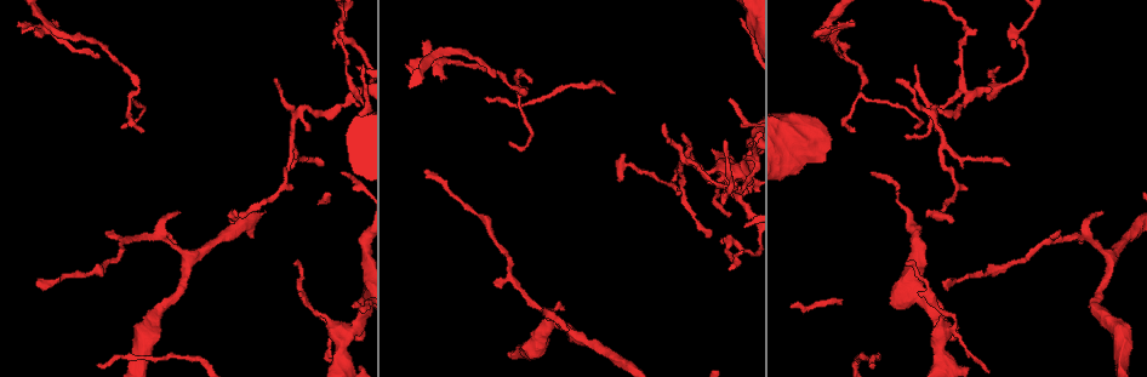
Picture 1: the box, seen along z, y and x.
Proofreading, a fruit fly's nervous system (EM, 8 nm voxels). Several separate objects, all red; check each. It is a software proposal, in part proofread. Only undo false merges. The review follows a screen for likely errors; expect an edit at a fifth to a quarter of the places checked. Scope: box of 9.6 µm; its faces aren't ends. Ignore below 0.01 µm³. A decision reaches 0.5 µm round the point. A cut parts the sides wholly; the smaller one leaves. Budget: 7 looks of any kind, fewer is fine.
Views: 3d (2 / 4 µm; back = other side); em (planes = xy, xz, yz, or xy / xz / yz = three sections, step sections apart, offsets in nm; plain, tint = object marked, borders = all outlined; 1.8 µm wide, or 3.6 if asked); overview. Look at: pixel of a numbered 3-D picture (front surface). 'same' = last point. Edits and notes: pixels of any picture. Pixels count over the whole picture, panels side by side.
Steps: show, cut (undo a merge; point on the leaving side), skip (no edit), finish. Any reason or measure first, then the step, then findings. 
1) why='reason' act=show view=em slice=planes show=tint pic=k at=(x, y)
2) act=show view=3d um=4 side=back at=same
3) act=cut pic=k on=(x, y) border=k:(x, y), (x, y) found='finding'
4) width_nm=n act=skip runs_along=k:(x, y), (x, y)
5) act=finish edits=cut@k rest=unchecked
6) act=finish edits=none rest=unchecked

why='sharp bend' act=show view=em um=3.6 slice=planes show=tint pic=1 at=(680, 170)

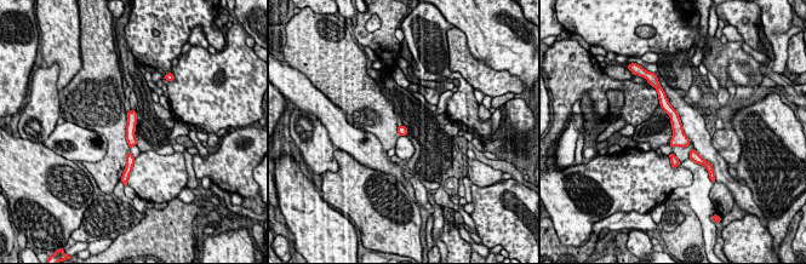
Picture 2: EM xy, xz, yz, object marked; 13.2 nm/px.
act=skip runs_along=2:(662, 97), (685, 143) found='continuous, no second neuron'

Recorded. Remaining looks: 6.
act=show view=em slice=xy step=4 show=tint pic=1 at=(240, 215)

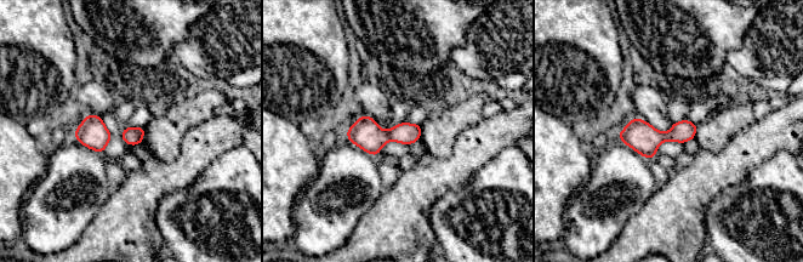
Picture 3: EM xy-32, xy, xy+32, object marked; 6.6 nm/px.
act=show view=em slice=planes show=tint at=same

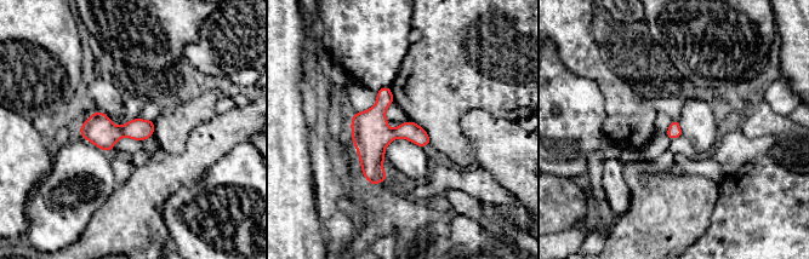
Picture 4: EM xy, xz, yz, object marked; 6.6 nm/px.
act=skip found='continuous, no second neuron'

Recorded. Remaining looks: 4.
why='abrupt turn' act=show view=em slice=xz step=4 show=tint pic=1 at=(342, 37)

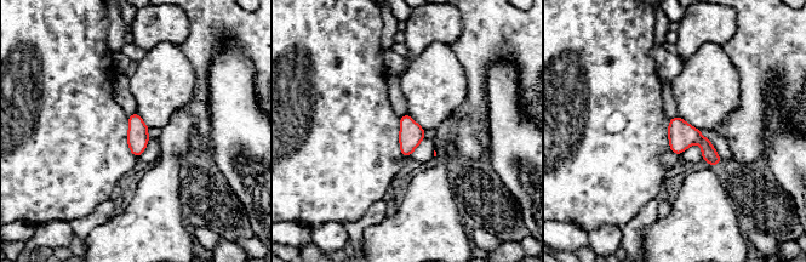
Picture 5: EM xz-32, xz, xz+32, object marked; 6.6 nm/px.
why='cut it another way' act=show view=em slice=yz step=4 show=tint at=same

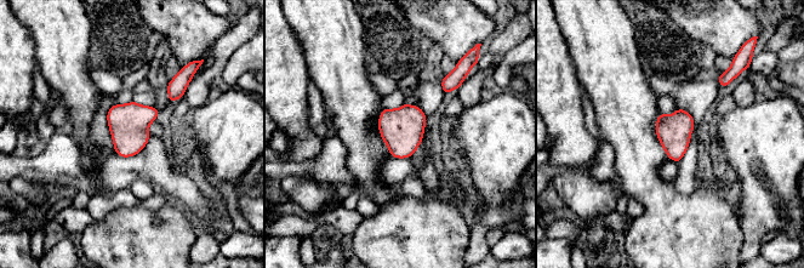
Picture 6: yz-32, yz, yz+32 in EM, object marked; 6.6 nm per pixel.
act=skip found='one neuron here'

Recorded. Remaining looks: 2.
act=finish edits=none rest=unchecked

